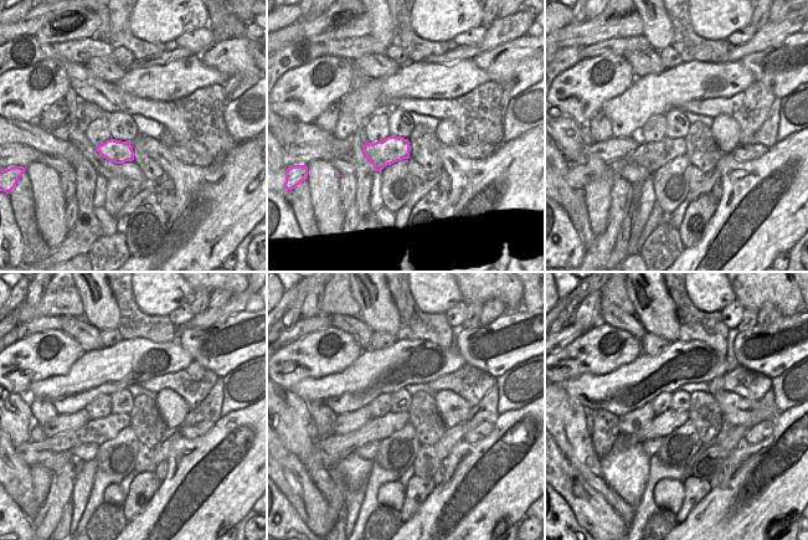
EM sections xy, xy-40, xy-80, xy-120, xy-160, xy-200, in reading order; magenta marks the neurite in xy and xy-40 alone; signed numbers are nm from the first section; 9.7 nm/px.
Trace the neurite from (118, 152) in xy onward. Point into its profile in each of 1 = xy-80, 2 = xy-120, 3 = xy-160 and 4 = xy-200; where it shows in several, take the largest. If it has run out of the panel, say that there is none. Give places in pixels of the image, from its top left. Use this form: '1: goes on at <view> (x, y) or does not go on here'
1: goes on at xy-80 (652, 155)
2: goes on at xy-120 (55, 452)
3: goes on at xy-160 (328, 452)
4: goes on at xy-200 (662, 425)

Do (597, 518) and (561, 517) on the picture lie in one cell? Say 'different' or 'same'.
different

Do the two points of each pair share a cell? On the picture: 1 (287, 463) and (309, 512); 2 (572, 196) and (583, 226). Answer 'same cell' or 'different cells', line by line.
1: same cell
2: different cells

